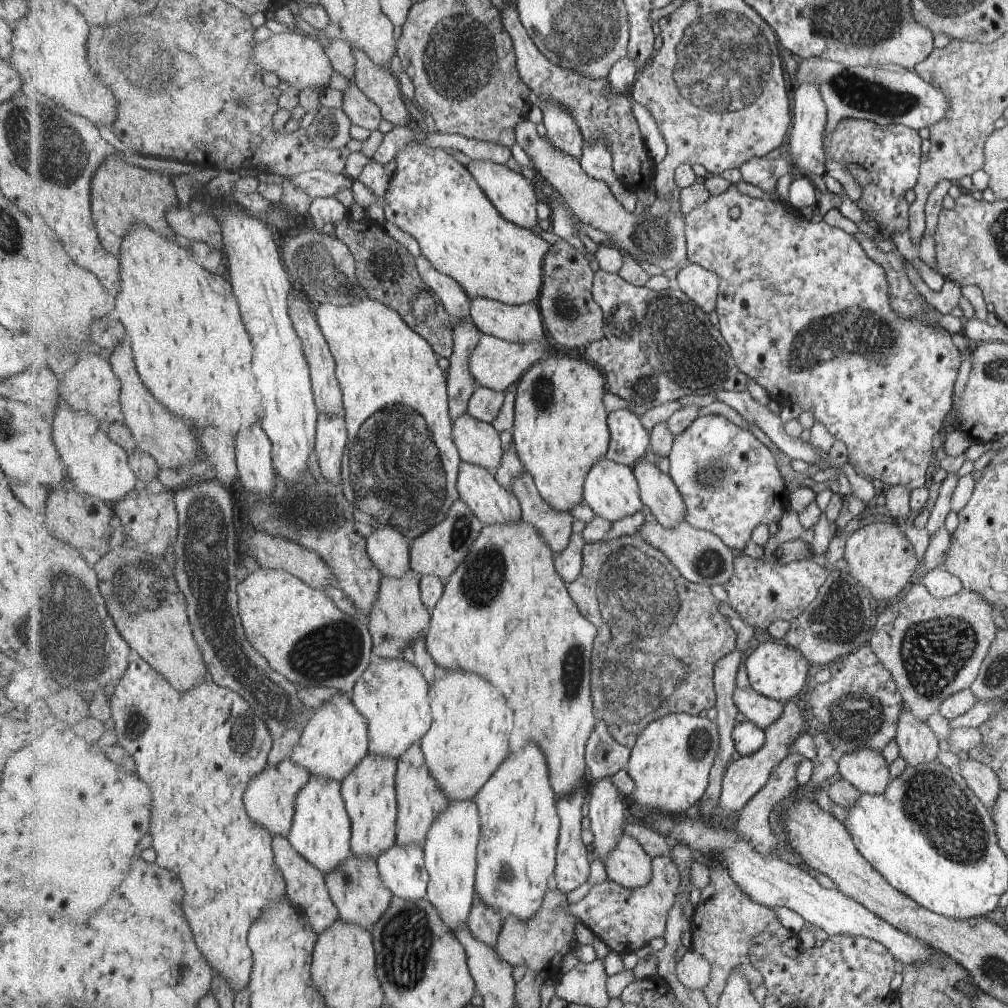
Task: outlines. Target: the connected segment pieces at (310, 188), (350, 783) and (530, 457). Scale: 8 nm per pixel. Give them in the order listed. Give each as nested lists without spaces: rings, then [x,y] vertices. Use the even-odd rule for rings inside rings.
[[[307,170],[300,175],[285,176],[291,184],[299,185],[313,199],[335,197],[343,189],[352,189],[354,181],[347,174],[334,174],[324,170]]]
[[[375,754],[368,755],[342,780],[342,793],[352,818],[352,852],[355,855],[381,857],[388,848],[397,842],[398,798],[396,774],[398,761],[393,757]]]
[[[554,351],[539,361],[536,365],[533,365],[527,373],[521,377],[521,380],[514,386],[514,389],[518,393],[516,398],[516,417],[515,426],[513,430],[513,446],[518,450],[518,455],[523,461],[524,467],[529,471],[533,478],[536,480],[537,488],[540,495],[558,511],[570,511],[577,506],[580,502],[585,500],[584,496],[584,484],[585,479],[588,477],[589,472],[593,468],[593,465],[599,459],[602,459],[608,453],[612,440],[612,432],[608,425],[608,413],[605,408],[605,394],[608,392],[607,378],[593,363],[590,363],[587,358],[571,358],[571,356],[555,353]]]

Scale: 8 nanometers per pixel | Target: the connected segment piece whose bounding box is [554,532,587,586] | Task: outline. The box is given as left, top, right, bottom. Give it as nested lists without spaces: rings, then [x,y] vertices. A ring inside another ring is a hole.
[[[583,532],[573,533],[569,546],[554,557],[559,574],[569,586],[581,574],[584,565],[585,545],[587,545],[587,542]]]

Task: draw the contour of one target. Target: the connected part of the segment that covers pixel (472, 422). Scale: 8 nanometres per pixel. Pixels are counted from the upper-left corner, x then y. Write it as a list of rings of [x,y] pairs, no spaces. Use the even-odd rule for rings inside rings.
[[[469,412],[454,420],[454,441],[462,460],[492,472],[499,468],[505,452],[499,434],[493,423],[475,418]]]

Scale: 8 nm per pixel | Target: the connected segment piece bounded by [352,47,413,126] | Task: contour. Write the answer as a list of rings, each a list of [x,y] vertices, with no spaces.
[[[352,47],[352,51],[357,60],[355,82],[377,103],[382,117],[394,126],[413,125],[395,74],[378,65],[361,47]]]

